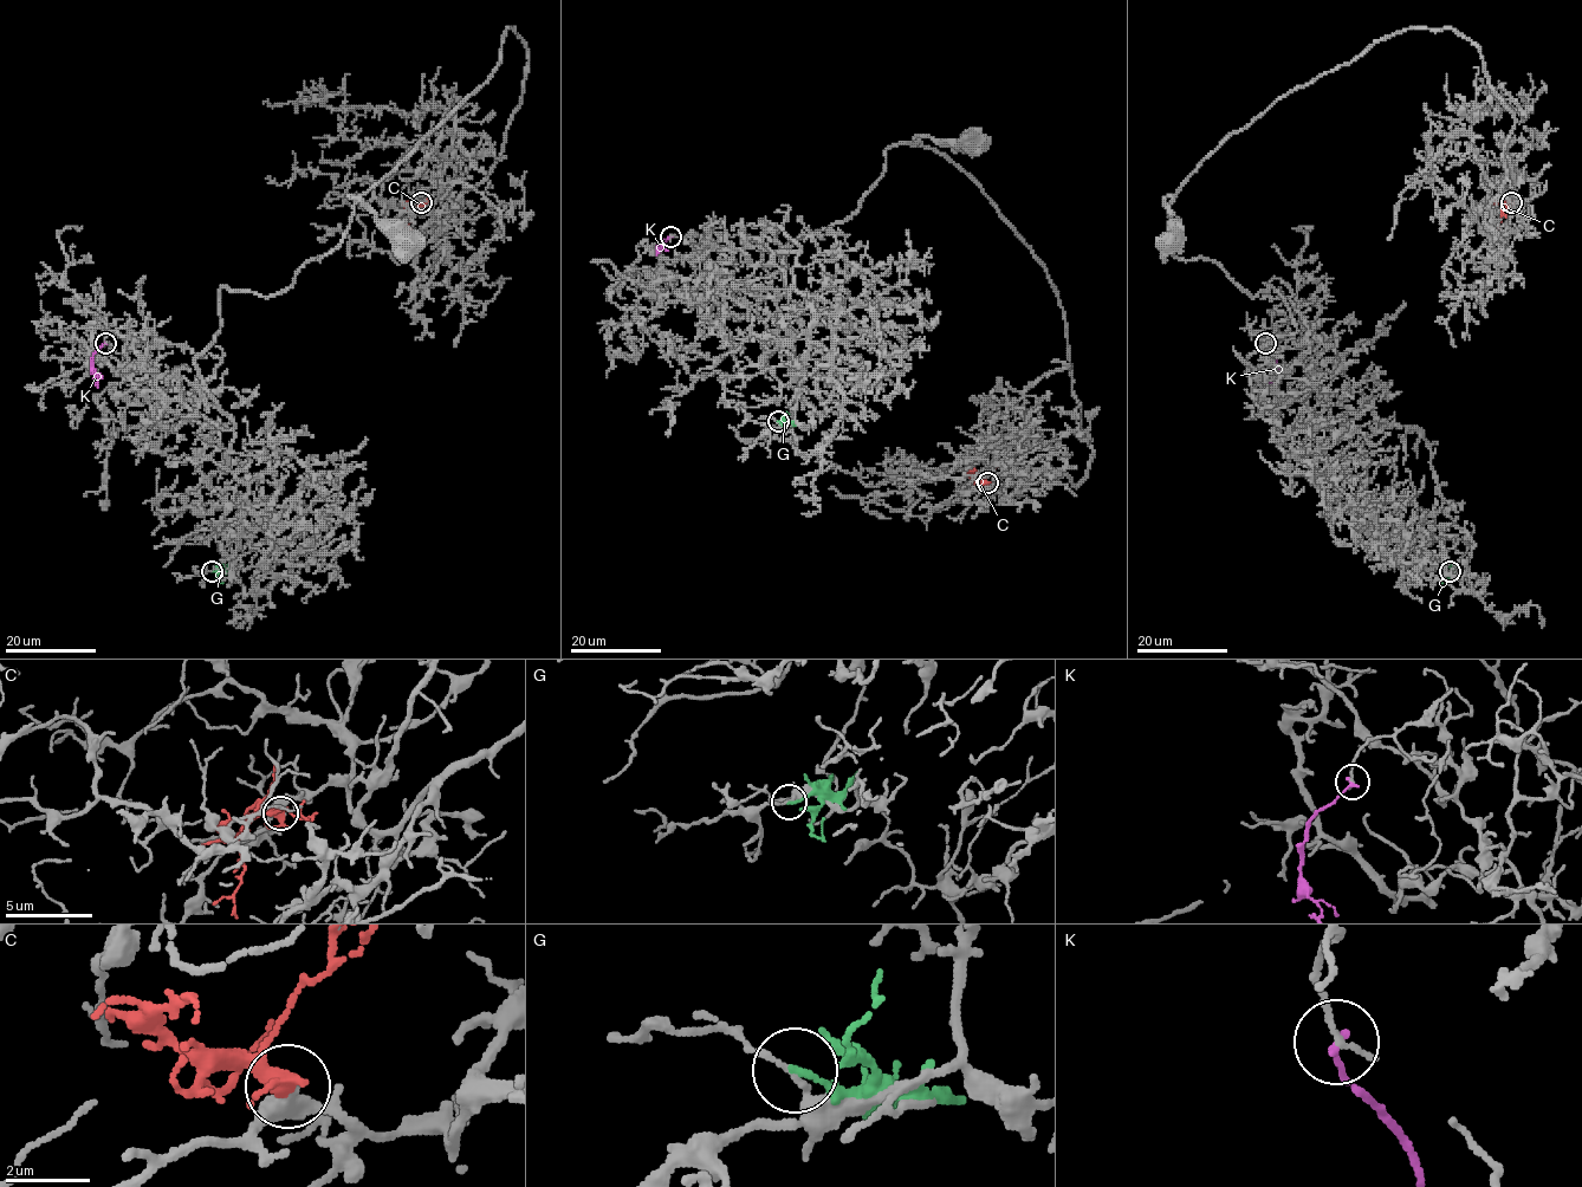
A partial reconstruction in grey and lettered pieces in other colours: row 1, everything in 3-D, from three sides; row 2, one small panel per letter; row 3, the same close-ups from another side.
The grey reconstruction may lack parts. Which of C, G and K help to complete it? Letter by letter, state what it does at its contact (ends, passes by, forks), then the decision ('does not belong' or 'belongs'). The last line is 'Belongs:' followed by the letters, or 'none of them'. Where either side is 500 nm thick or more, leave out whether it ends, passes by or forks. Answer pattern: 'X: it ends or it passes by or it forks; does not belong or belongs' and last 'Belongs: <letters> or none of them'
C: it forks; does not belong
G: it ends; does not belong
K: it ends; does not belong
Belongs: none of them

